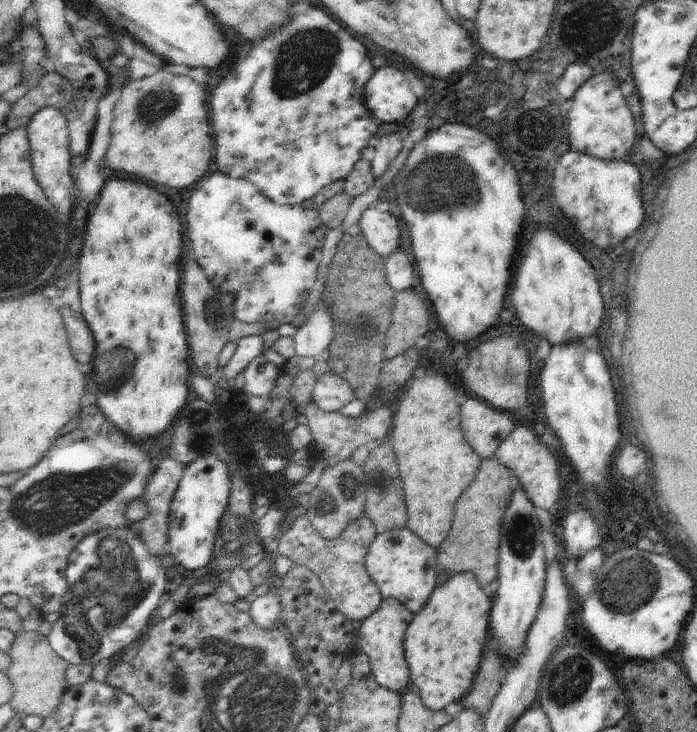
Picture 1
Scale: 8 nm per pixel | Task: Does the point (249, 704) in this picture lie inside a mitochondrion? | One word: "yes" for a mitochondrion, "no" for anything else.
yes

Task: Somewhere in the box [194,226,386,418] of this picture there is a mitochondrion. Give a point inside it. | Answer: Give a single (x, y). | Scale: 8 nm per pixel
(212, 309)

